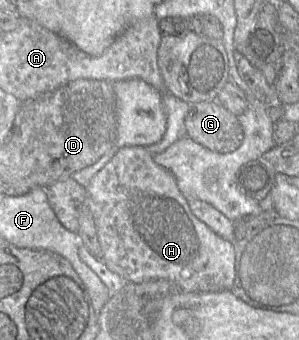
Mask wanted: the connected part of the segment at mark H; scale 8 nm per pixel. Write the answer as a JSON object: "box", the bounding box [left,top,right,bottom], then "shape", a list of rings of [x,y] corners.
{"box":[86,146,236,292],"shape":[[[127,146],[93,177],[86,188],[86,203],[93,216],[102,250],[102,261],[130,283],[165,279],[181,292],[231,290],[236,277],[233,242],[217,235],[191,211],[173,174],[159,166],[145,147]]]}

